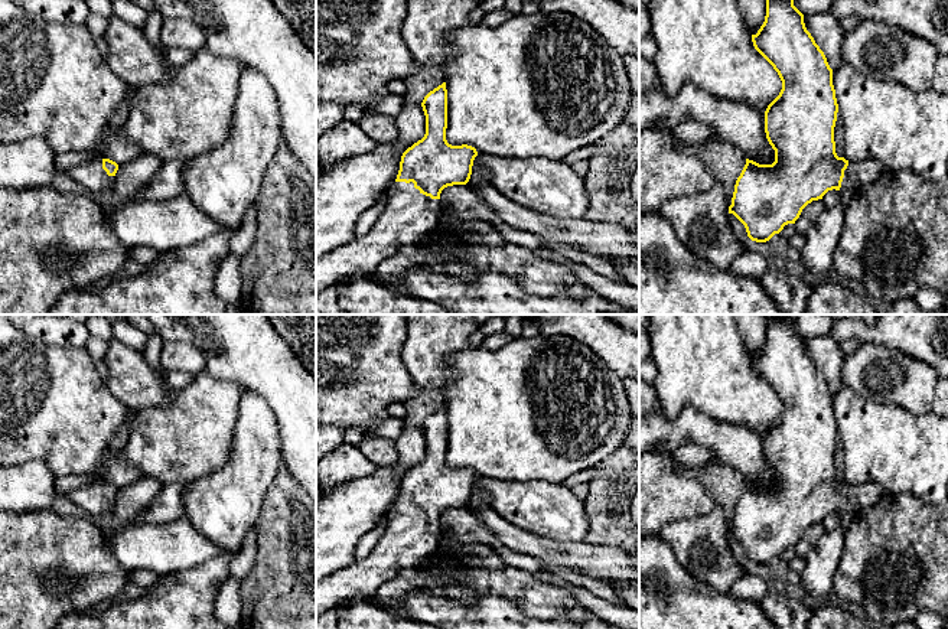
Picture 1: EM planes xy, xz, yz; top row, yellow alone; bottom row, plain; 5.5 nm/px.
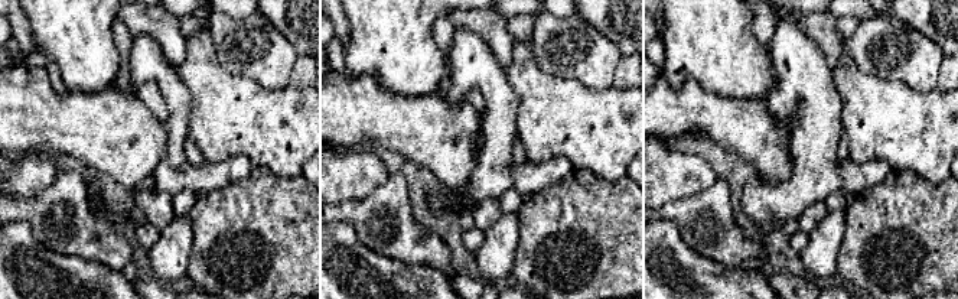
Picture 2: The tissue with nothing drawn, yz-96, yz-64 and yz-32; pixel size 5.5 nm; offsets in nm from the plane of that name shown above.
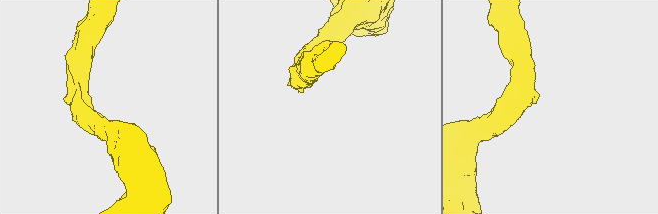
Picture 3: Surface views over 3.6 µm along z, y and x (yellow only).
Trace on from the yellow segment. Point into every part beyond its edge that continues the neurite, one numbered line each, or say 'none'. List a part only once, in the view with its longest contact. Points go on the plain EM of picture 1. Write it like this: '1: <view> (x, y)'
1: xz (409, 540)

